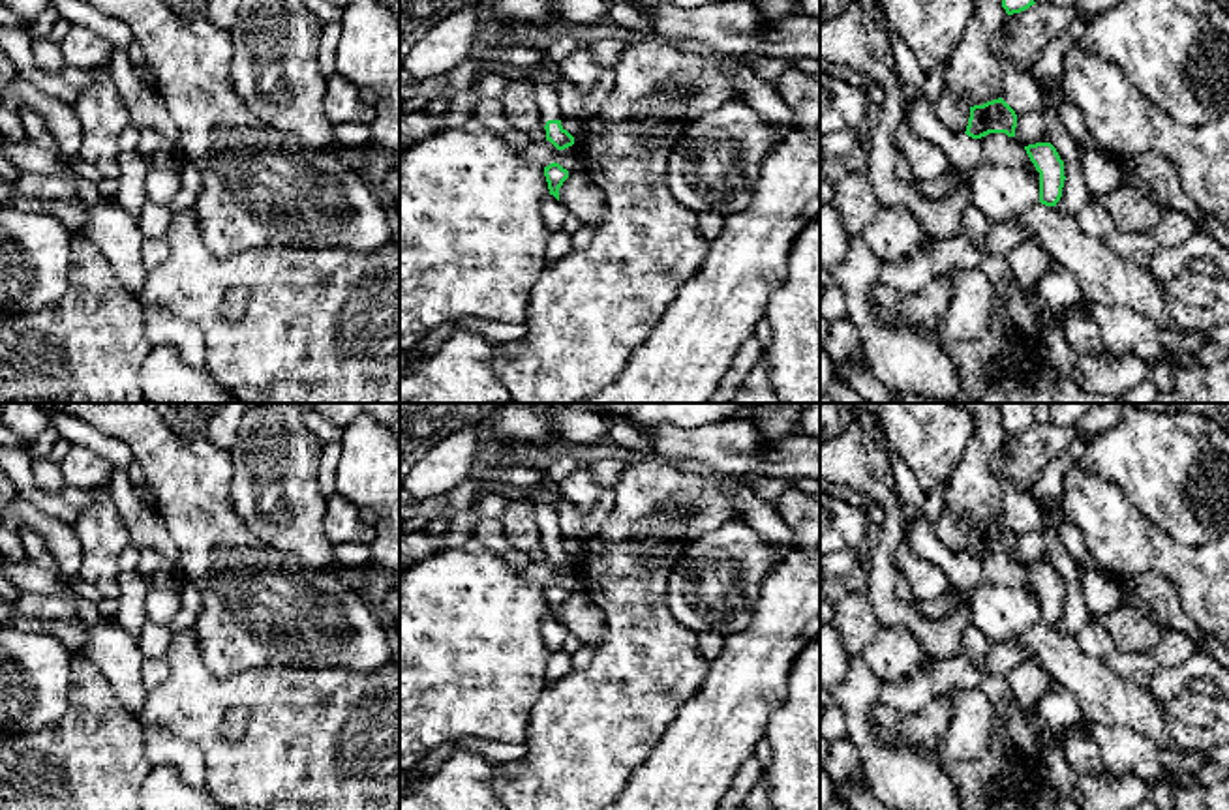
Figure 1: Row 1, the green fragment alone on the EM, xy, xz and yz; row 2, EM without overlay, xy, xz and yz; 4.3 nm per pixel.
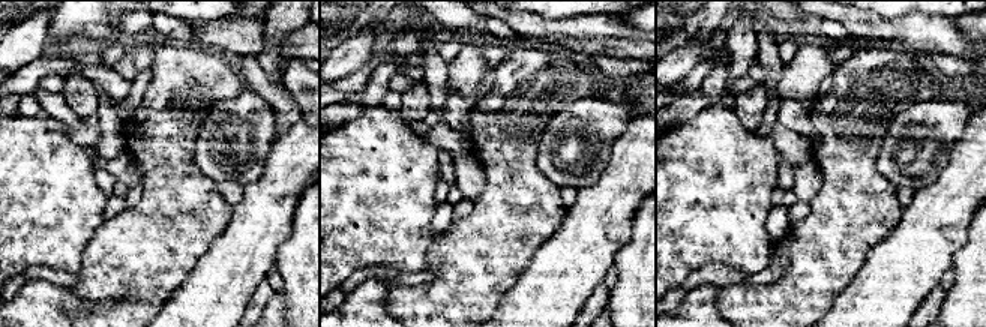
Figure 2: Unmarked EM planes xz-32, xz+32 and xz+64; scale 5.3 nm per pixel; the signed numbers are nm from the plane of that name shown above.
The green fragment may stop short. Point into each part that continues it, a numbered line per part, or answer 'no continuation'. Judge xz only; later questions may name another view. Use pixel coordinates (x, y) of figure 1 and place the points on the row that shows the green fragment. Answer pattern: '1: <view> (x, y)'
1: xz (546, 70)

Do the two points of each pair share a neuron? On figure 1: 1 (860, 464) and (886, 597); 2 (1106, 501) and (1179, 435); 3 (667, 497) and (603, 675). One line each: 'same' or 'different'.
1: same
2: different
3: same

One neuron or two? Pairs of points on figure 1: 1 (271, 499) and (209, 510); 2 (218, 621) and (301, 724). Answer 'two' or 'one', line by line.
1: two
2: two

